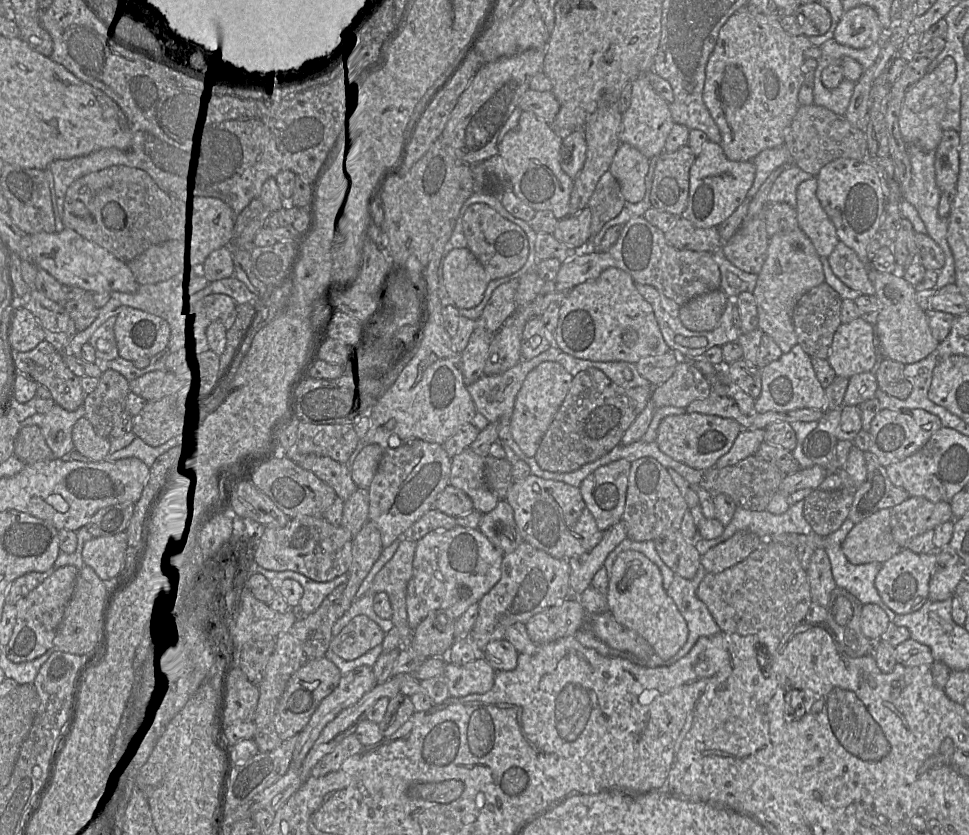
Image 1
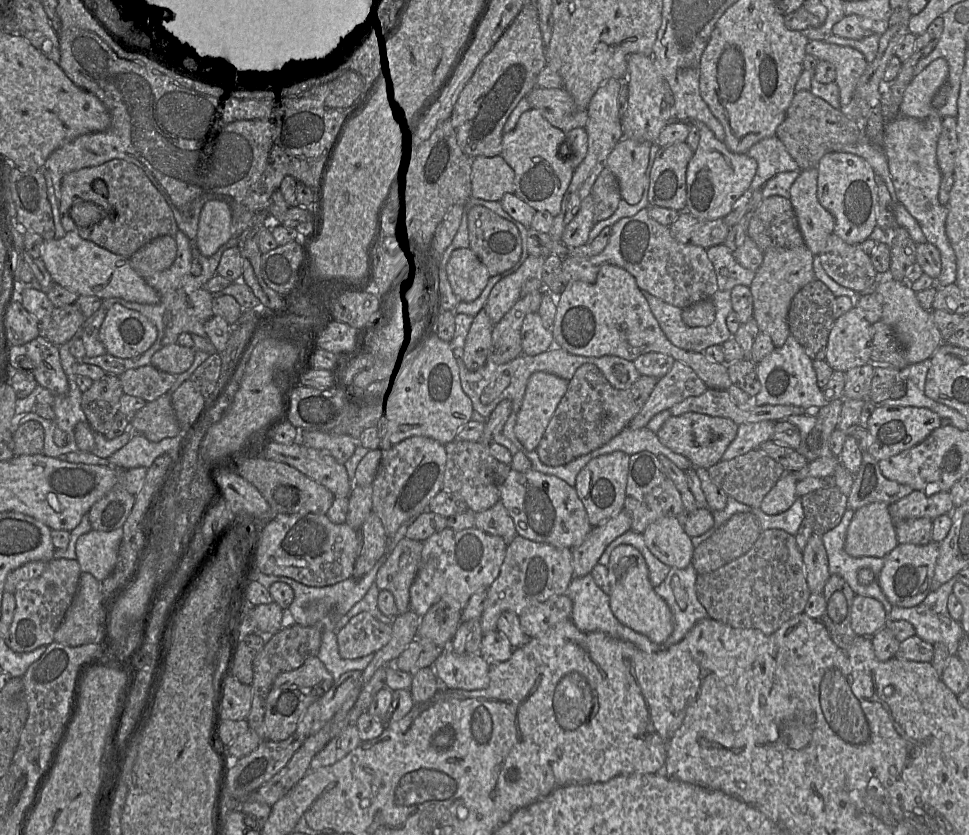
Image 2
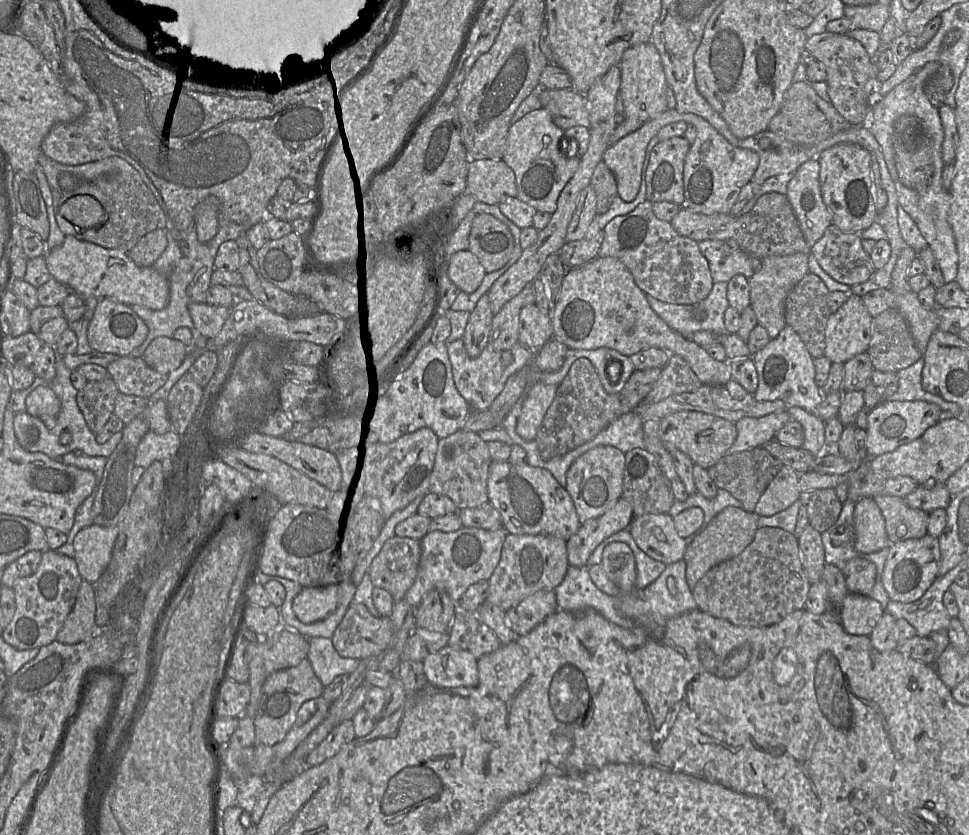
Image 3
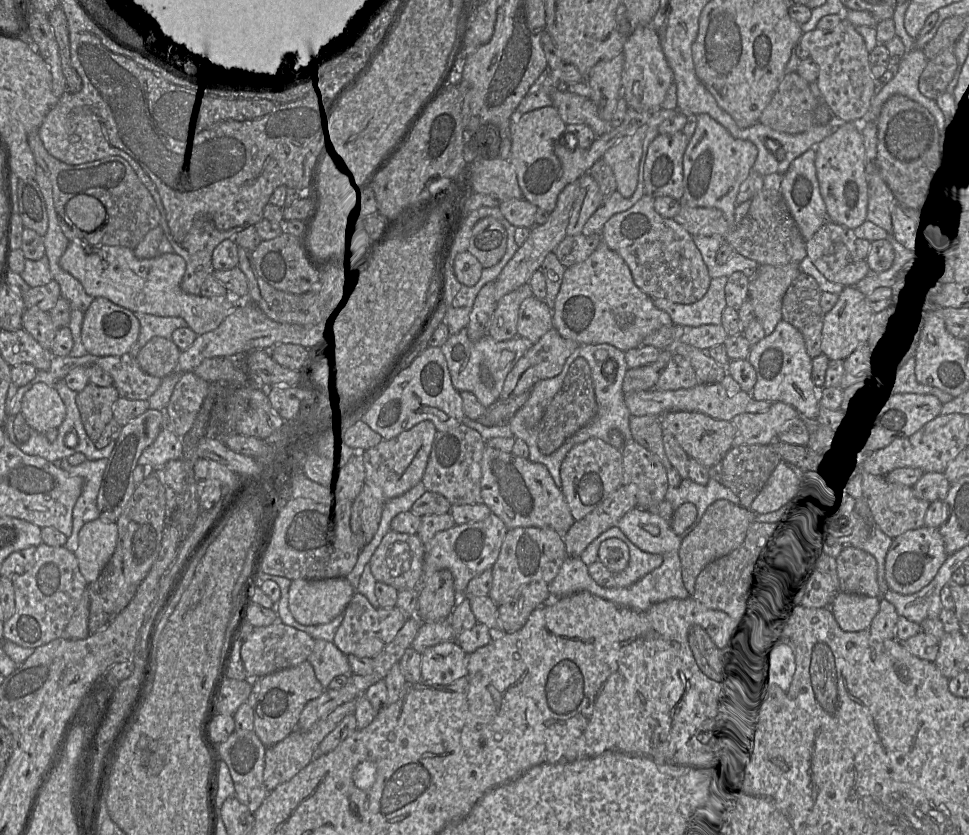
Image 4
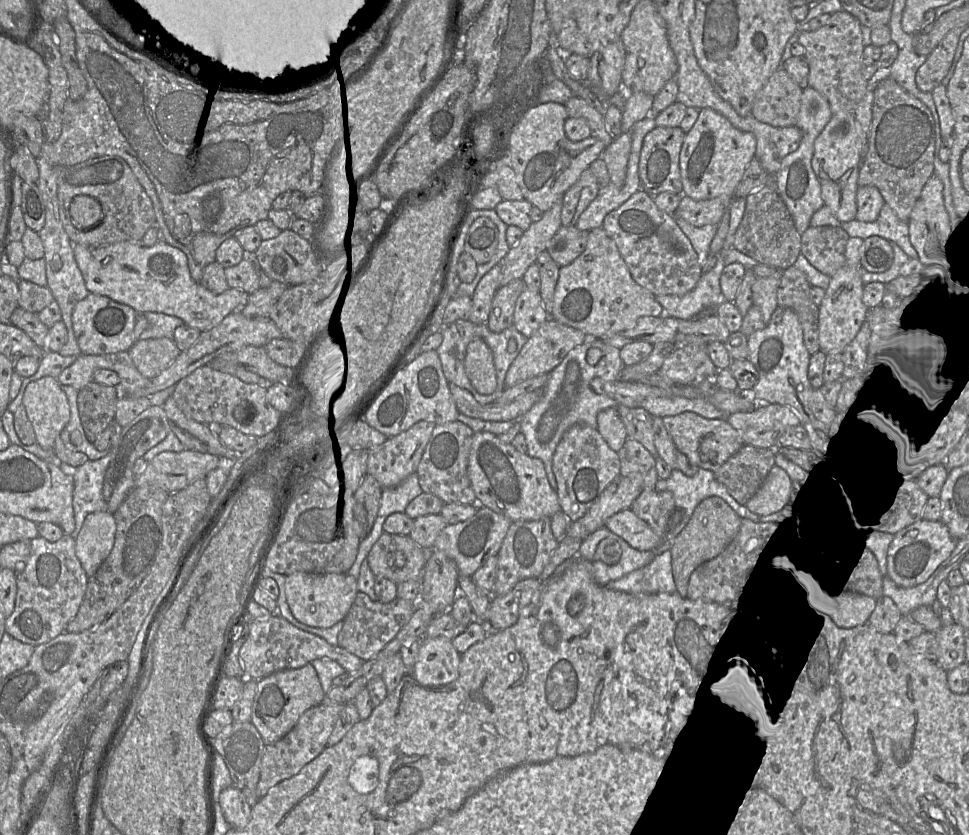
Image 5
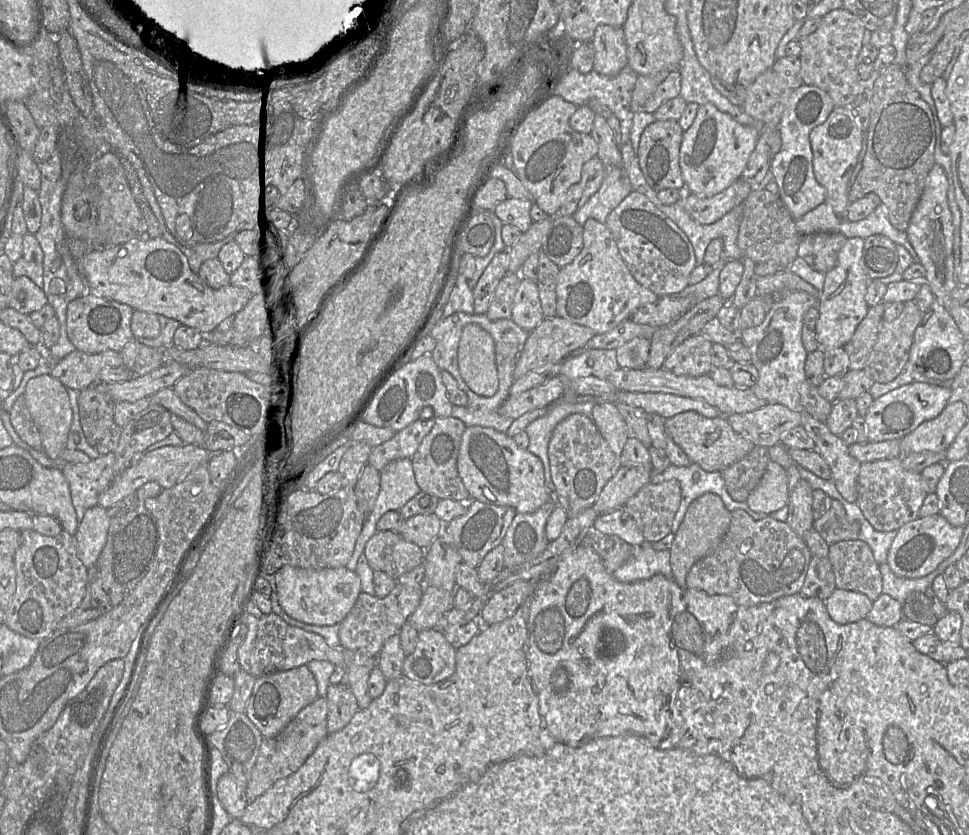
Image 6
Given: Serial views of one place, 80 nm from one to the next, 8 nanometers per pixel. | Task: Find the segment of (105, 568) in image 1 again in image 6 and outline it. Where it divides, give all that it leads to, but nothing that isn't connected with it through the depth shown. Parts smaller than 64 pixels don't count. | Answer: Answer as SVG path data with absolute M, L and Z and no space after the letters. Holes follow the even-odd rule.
M96 505L85 512L75 533L77 556L86 568L98 560L107 541L109 517L106 509Z

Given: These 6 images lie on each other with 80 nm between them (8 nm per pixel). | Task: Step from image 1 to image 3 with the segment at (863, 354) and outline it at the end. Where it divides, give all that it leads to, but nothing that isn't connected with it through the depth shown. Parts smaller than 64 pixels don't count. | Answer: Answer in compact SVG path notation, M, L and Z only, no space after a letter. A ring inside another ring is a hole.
M849 294L846 302L829 316L825 329L824 356L832 363L845 363L860 353L867 352L872 335L872 319L860 296Z

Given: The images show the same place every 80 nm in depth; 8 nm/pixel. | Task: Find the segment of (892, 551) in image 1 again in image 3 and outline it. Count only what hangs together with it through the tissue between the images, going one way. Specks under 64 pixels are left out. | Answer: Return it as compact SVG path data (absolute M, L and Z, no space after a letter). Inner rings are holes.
M862 498L855 503L855 549L861 554L877 552L890 547L885 520L873 498Z

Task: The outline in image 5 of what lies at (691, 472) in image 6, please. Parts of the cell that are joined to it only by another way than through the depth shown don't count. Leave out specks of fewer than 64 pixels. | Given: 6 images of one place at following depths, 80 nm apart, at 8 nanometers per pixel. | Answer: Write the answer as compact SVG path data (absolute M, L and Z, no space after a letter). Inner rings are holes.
M700 468L694 476L687 476L679 469L673 469L671 475L667 479L659 479L655 485L657 491L670 491L675 500L676 509L683 512L683 518L678 525L670 530L665 538L676 538L690 521L696 506L705 498L710 496L718 496L723 498L729 506L743 519L747 518L757 523L775 522L788 526L792 517L792 506L787 505L784 508L767 515L758 515L747 508L746 505L738 503L729 493L725 485L718 482L714 472Z

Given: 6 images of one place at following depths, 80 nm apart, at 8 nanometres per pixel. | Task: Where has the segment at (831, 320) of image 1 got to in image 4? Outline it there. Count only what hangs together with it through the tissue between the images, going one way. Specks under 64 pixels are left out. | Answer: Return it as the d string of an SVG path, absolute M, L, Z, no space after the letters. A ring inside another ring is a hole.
M801 271L782 298L782 319L802 334L806 351L812 359L822 353L821 337L825 313L820 305L821 294L816 280Z

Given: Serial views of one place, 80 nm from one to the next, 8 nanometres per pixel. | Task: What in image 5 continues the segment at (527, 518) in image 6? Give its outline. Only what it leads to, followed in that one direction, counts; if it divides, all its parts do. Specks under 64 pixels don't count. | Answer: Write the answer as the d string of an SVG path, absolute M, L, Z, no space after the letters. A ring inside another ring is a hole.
M549 517L533 521L512 522L497 554L498 567L493 596L506 595L522 580L539 578L558 544L559 541L553 536Z

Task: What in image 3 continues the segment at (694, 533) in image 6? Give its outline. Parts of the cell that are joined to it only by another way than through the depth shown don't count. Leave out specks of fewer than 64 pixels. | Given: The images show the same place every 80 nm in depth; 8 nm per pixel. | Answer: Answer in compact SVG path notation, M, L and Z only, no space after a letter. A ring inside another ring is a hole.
M728 506L715 515L705 529L688 543L683 560L686 563L686 581L691 590L711 568L738 556L745 550L759 528L759 517L754 512Z

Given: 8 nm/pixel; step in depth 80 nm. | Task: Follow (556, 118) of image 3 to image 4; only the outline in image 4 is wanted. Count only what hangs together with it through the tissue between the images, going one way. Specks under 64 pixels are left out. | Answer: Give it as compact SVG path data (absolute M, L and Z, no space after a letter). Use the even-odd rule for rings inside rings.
M553 89L551 99L552 106L557 109L566 125L585 124L593 131L596 138L613 128L610 122L606 122L599 117L597 108L590 98Z

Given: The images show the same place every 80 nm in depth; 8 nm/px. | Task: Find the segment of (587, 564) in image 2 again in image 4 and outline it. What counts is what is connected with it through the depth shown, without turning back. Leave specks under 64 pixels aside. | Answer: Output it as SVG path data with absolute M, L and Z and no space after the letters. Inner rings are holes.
M622 484L583 519L575 521L562 536L566 555L579 558L586 547L606 530L617 527L619 520L637 507L637 488Z

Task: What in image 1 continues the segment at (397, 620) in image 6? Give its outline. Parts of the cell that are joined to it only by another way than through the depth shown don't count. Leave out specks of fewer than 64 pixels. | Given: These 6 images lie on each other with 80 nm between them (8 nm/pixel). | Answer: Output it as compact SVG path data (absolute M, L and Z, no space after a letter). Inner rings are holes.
M365 615L354 617L332 638L331 650L345 661L355 660L382 644L384 631Z

